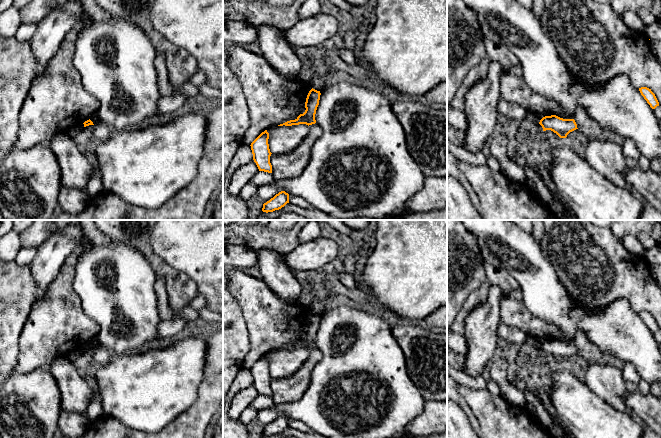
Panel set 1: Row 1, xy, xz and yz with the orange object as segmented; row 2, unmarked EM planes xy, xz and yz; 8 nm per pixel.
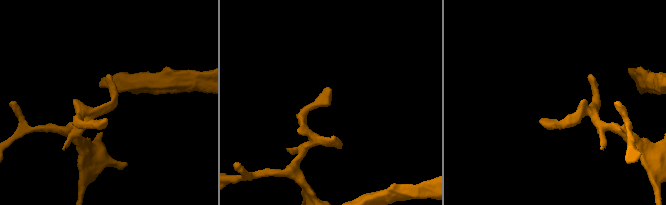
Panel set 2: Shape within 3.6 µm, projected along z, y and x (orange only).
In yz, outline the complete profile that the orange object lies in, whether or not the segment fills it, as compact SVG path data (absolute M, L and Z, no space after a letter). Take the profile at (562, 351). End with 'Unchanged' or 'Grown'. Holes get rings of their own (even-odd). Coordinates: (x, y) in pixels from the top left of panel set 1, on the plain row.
M556 339L543 341L539 348L543 355L551 354L560 362L566 362L570 356L578 353L574 343L563 343Z. Unchanged

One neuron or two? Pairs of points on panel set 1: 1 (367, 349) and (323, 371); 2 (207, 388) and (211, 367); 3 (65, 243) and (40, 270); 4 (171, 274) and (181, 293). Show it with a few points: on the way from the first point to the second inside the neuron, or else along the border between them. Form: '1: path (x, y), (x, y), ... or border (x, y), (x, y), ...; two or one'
1: path (356, 360), (347, 369), (334, 369); one
2: border (212, 374), (206, 376); two
3: path (58, 250), (47, 263); one
4: path (174, 279), (180, 288); one

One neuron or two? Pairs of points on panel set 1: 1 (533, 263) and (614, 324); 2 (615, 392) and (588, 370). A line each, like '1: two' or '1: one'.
1: one
2: one

